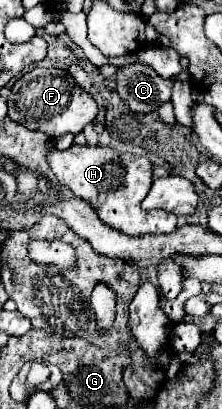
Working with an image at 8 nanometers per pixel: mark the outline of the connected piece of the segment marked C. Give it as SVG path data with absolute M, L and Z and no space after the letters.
M132 61L116 67L114 89L130 107L130 111L138 115L148 115L170 101L172 83L160 77L146 63Z

